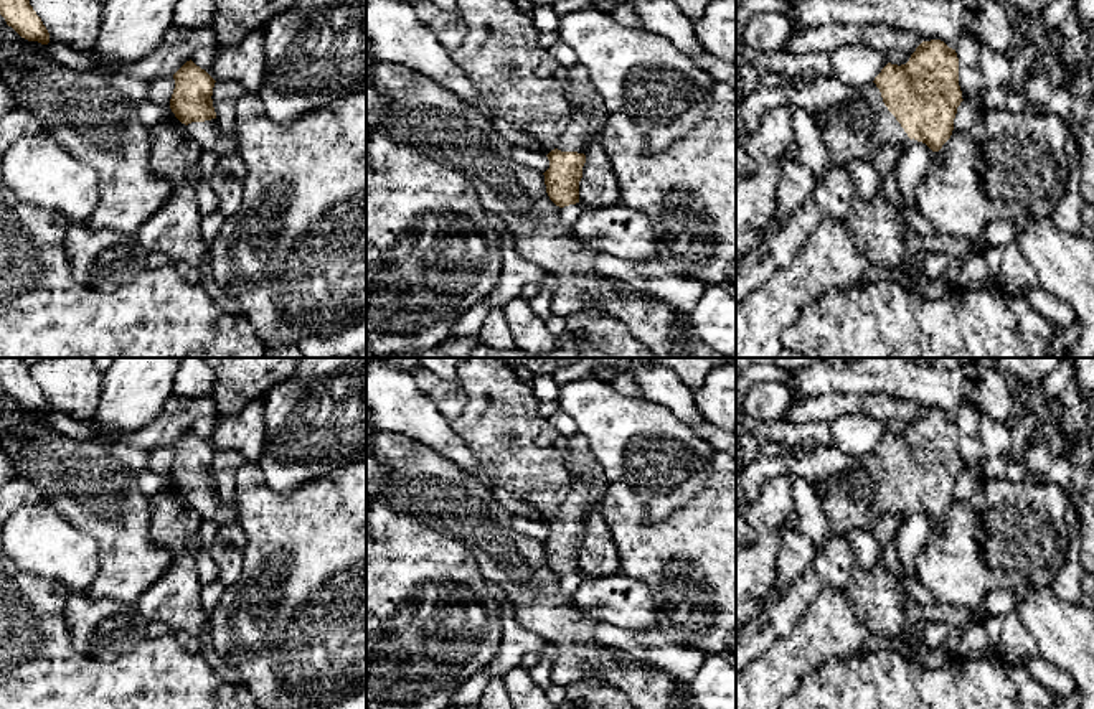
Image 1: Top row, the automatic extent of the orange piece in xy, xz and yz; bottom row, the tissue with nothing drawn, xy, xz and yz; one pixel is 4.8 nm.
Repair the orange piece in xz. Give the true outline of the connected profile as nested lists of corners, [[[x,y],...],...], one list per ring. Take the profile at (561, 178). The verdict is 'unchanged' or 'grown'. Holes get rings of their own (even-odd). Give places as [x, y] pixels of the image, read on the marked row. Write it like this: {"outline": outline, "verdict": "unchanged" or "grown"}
{"outline": [[[581,63],[569,69],[564,99],[571,109],[569,122],[558,147],[546,155],[549,168],[543,173],[546,193],[559,208],[579,203],[579,181],[586,152],[601,135],[611,115]]], "verdict": "grown"}

